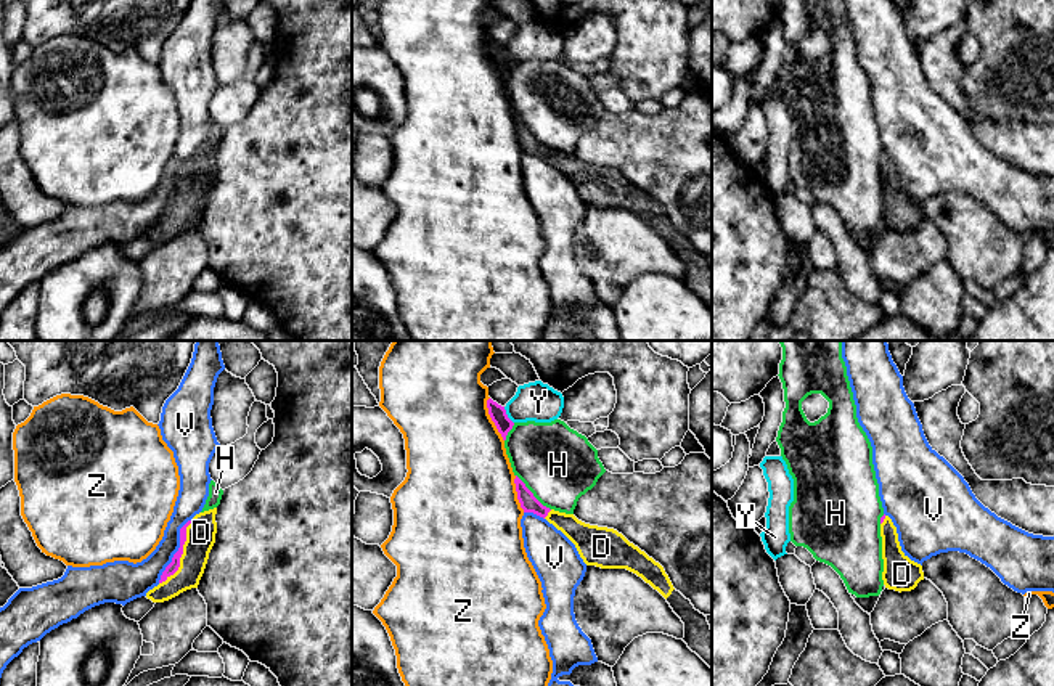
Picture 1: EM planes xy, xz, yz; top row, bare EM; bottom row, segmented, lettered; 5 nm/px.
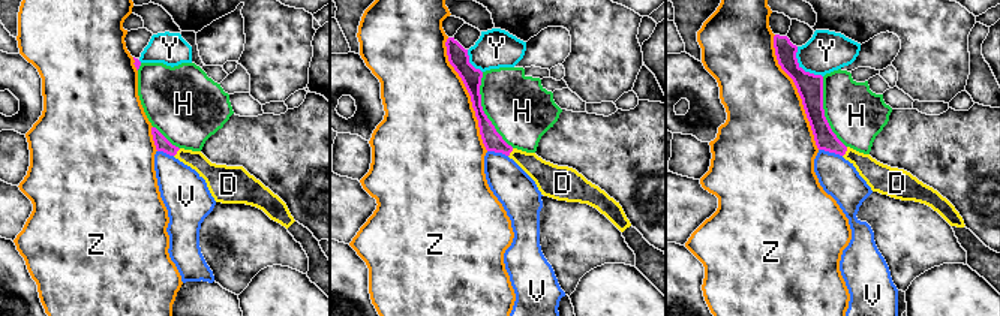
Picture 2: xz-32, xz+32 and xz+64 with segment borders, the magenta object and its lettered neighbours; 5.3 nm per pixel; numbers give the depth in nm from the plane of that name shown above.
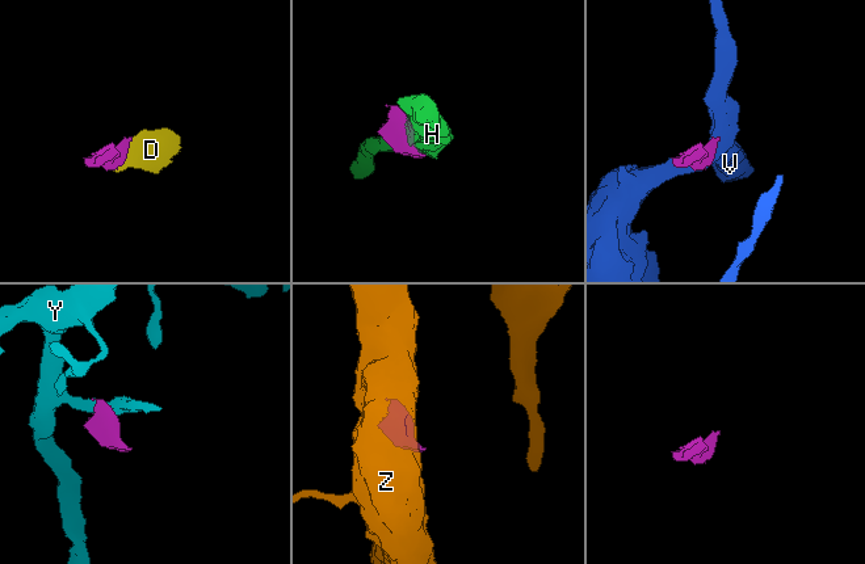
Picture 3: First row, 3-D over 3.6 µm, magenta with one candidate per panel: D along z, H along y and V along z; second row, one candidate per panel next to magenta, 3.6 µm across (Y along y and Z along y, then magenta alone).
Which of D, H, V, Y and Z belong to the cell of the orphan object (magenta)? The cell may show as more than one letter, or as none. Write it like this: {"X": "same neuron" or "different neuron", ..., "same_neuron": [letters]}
{"D": "same neuron", "H": "different neuron", "V": "different neuron", "Y": "different neuron", "Z": "different neuron", "same_neuron": ["D"]}

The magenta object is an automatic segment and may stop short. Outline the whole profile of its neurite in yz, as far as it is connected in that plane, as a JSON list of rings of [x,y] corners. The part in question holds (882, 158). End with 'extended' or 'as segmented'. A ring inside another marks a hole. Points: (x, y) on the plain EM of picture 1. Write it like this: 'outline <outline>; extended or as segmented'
outline [[[889,156],[880,157],[882,177],[882,220],[885,228],[895,231],[911,231],[924,220],[922,206],[911,201],[900,186],[897,167]]]; extended

